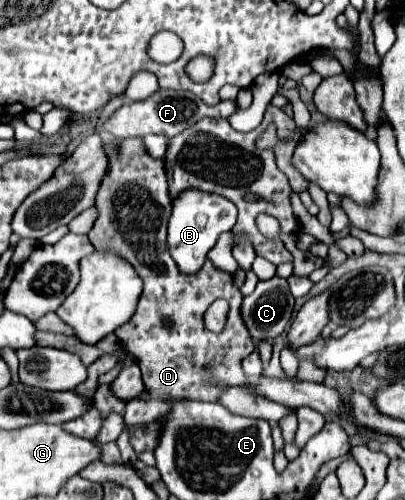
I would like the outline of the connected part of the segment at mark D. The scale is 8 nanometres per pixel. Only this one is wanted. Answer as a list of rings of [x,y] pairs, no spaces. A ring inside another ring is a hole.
[[[139,137],[133,139],[121,139],[117,145],[105,145],[105,153],[113,159],[113,169],[105,171],[105,177],[99,185],[99,193],[95,199],[97,207],[97,221],[89,233],[89,241],[97,251],[113,251],[121,259],[129,261],[137,275],[143,279],[143,293],[137,305],[135,315],[121,327],[115,329],[115,335],[121,339],[127,353],[135,357],[135,361],[141,367],[143,383],[147,387],[147,393],[141,399],[127,403],[127,425],[137,423],[149,423],[155,421],[159,415],[167,413],[171,409],[173,399],[195,399],[195,401],[217,401],[221,389],[231,385],[247,383],[247,377],[241,369],[241,359],[249,355],[255,349],[253,339],[249,337],[249,331],[245,329],[245,321],[241,317],[241,291],[233,285],[233,275],[225,271],[217,271],[209,261],[203,265],[203,269],[195,275],[183,275],[175,261],[169,255],[167,247],[167,221],[171,217],[171,197],[167,189],[167,175],[165,175],[165,163],[163,159],[155,159],[145,151],[145,145]],[[225,297],[229,301],[229,319],[225,325],[225,331],[221,335],[211,333],[205,329],[203,315],[209,309],[209,305]],[[173,321],[173,327],[167,329],[163,323]],[[203,365],[211,365],[211,375],[203,373]]]

